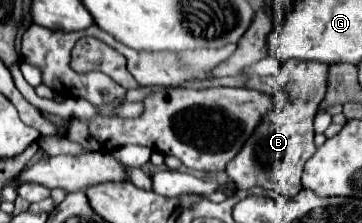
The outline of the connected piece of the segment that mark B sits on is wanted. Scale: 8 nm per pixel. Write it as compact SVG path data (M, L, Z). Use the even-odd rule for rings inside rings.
M287 60L283 62L283 68L277 76L253 76L245 82L245 86L271 96L279 96L281 100L277 100L275 108L263 116L247 144L243 144L243 150L239 150L239 154L227 164L227 174L241 190L261 186L291 198L301 192L303 166L315 154L313 118L327 92L327 64Z

